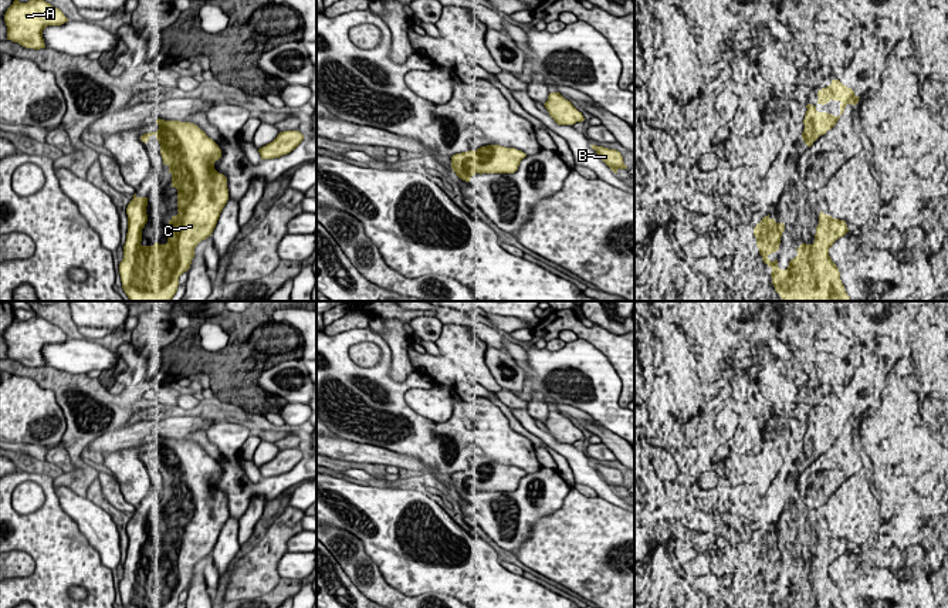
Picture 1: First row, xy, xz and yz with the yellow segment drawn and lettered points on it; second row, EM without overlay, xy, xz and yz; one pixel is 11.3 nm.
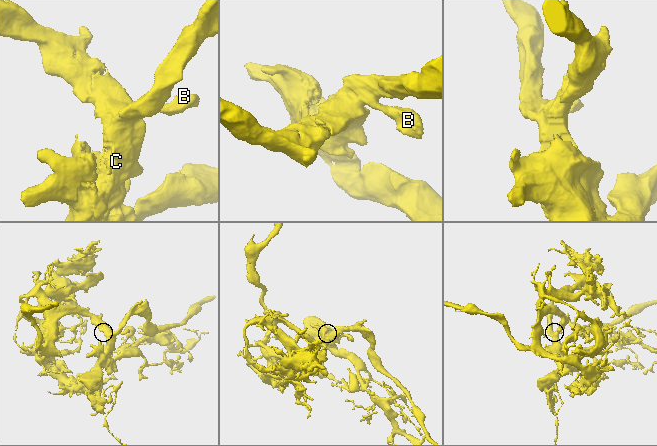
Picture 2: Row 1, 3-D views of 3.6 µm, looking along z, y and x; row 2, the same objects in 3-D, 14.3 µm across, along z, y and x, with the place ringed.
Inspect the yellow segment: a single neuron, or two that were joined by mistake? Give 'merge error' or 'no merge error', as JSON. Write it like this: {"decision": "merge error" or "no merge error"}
{"decision": "no merge error"}

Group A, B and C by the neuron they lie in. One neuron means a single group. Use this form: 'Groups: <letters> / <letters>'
Groups: A B C

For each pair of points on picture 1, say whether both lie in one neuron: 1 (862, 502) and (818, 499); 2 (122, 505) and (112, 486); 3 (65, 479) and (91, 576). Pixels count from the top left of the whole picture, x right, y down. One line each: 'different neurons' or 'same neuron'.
1: different neurons
2: same neuron
3: different neurons

